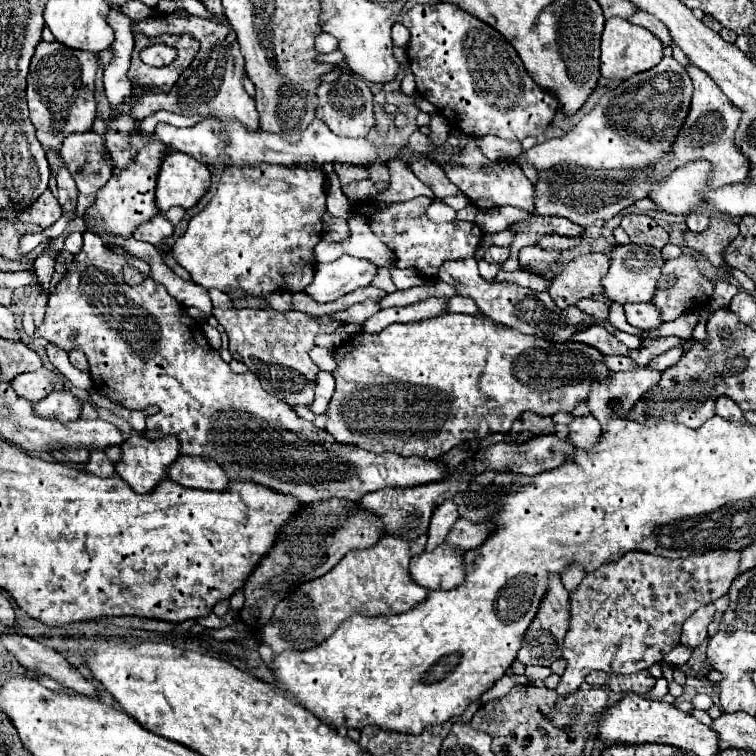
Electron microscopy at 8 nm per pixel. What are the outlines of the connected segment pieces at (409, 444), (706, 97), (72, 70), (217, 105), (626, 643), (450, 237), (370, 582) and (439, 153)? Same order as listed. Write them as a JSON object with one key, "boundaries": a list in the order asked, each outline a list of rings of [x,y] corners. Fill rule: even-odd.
{"boundaries":[[[[443,314],[409,324],[391,324],[377,334],[361,332],[335,348],[337,368],[335,394],[327,406],[325,430],[339,442],[375,454],[395,452],[401,456],[439,458],[455,446],[489,434],[507,434],[511,424],[527,410],[553,416],[559,410],[571,412],[579,400],[587,400],[595,380],[607,380],[603,354],[587,344],[551,342],[541,336],[527,336],[497,326],[487,316]]],[[[687,66],[689,78],[693,80],[693,98],[691,108],[687,114],[687,120],[683,122],[683,128],[679,130],[679,136],[675,138],[675,144],[671,144],[671,156],[669,160],[663,160],[663,172],[671,172],[671,168],[679,168],[679,164],[687,164],[691,160],[707,160],[711,162],[711,188],[721,188],[723,184],[735,184],[743,182],[749,176],[751,162],[735,148],[733,134],[741,120],[741,110],[735,108],[719,90],[719,86],[697,66]]],[[[41,42],[33,54],[25,98],[35,136],[45,150],[59,150],[63,138],[75,132],[89,132],[95,120],[93,80],[97,72],[97,56],[67,48],[59,42]]],[[[159,14],[153,18],[147,18],[143,22],[133,24],[133,32],[143,32],[145,36],[157,36],[157,34],[185,34],[189,32],[201,42],[201,48],[193,60],[193,64],[181,74],[177,84],[169,94],[165,92],[149,92],[143,94],[133,106],[131,116],[133,118],[147,118],[155,114],[157,110],[169,110],[183,116],[207,116],[215,114],[219,120],[241,120],[245,128],[251,128],[251,132],[259,130],[259,116],[255,110],[255,100],[245,92],[243,88],[243,72],[245,72],[245,60],[239,52],[237,36],[229,24],[223,24],[219,20],[205,20],[197,16],[173,16],[173,14]]],[[[711,550],[679,560],[669,560],[647,552],[627,552],[619,562],[605,564],[597,572],[589,572],[579,588],[571,592],[571,630],[567,632],[563,644],[567,670],[561,676],[557,694],[569,696],[571,692],[577,692],[585,676],[593,670],[607,674],[635,674],[661,662],[665,654],[679,644],[685,618],[691,616],[699,606],[715,602],[729,592],[735,576],[739,574],[739,558],[739,550]]],[[[420,196],[404,202],[389,204],[385,210],[375,208],[375,200],[357,202],[359,214],[367,220],[371,232],[379,236],[387,246],[393,248],[397,258],[397,268],[419,268],[425,278],[435,278],[439,266],[445,260],[457,260],[473,254],[477,244],[483,238],[481,228],[475,222],[449,222],[449,224],[435,224],[427,218],[426,210],[433,202],[430,198]]],[[[383,536],[379,544],[367,550],[349,552],[331,572],[311,582],[301,584],[291,596],[281,600],[273,618],[263,628],[261,638],[275,654],[285,650],[307,650],[327,640],[335,628],[351,614],[375,616],[375,614],[403,614],[427,596],[425,588],[419,588],[409,576],[409,560],[421,554],[427,536],[419,536],[415,542],[401,540],[397,536]]],[[[437,112],[431,114],[431,132],[429,132],[429,140],[435,144],[433,150],[427,152],[427,156],[441,164],[447,178],[481,210],[489,210],[489,208],[499,208],[499,206],[515,206],[521,210],[527,210],[529,214],[533,214],[533,184],[527,180],[527,176],[523,174],[523,170],[517,164],[492,164],[482,152],[477,148],[477,144],[471,140],[463,148],[460,154],[451,155],[443,152],[441,145],[446,142],[450,132],[450,126],[446,118],[439,116]],[[492,164],[491,172],[485,172],[482,166]]]]}

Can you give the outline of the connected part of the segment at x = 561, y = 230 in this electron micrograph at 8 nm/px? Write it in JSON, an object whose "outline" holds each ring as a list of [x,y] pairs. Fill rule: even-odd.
{"outline":[[[539,214],[515,222],[511,226],[511,232],[515,234],[515,242],[511,244],[511,258],[517,258],[517,252],[525,246],[537,246],[545,234],[557,234],[567,238],[583,236],[583,228],[573,224],[571,220],[557,218],[557,216],[539,216]]]}

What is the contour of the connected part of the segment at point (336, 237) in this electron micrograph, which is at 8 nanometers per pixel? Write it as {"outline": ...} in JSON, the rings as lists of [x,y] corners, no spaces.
{"outline":[[[329,212],[323,214],[323,238],[331,242],[341,242],[349,238],[349,226],[343,218],[331,218]]]}

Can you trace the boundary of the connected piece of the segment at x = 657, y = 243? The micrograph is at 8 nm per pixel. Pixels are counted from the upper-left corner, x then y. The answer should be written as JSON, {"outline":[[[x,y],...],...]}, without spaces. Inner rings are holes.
{"outline":[[[625,214],[621,226],[629,234],[631,242],[651,244],[655,248],[663,248],[667,244],[667,232],[661,228],[651,216],[645,214]]]}

